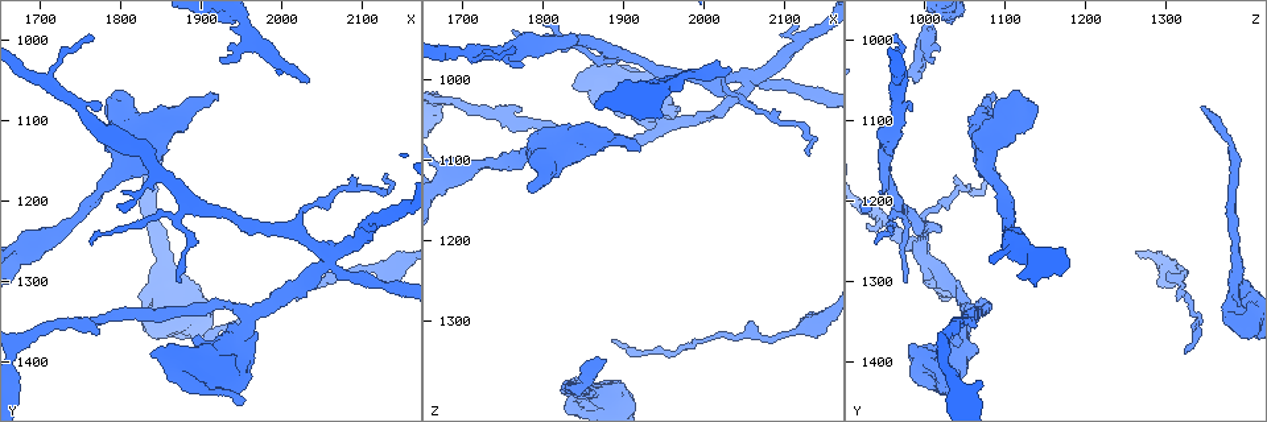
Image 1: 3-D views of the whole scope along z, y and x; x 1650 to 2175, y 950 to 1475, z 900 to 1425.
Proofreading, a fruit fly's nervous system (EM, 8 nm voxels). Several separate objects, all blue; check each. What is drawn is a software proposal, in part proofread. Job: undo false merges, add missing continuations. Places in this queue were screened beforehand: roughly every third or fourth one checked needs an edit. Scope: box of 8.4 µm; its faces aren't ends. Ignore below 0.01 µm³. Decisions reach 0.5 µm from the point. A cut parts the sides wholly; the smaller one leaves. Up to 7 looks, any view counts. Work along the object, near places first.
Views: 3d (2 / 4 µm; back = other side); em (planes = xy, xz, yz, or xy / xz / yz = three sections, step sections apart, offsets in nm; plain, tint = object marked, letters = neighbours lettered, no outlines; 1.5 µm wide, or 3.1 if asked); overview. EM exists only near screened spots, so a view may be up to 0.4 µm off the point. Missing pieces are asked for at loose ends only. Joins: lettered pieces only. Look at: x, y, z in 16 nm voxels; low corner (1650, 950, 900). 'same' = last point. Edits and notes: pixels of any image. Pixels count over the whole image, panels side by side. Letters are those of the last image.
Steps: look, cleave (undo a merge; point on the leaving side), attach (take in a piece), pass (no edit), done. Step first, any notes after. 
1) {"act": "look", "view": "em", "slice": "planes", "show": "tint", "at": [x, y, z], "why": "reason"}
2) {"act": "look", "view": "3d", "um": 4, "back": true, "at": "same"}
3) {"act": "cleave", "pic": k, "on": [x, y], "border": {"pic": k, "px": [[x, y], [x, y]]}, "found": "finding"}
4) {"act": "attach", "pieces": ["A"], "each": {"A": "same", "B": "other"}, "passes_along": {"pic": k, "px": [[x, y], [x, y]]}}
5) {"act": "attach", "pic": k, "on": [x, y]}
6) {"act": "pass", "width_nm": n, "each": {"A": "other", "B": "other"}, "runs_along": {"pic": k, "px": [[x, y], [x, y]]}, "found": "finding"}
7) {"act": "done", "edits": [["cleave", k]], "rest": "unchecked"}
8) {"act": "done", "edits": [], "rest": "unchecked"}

{"act": "look", "view": "em", "slice": "planes", "show": "letters", "at": [1920, 1070, 1085], "why": "an open end"}

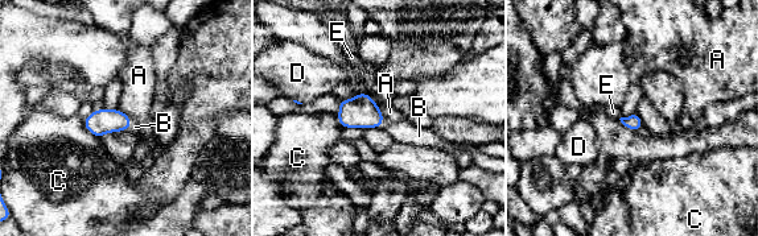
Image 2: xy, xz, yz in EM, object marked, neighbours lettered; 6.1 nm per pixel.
{"act": "attach", "pieces": ["B"], "each": {"A": "other", "B": "same", "C": "other", "D": "other", "E": "other"}, "passes_along": {"pic": 2, "px": [[101, 121], [130, 124], [135, 127]]}, "found": "it goes on there"}

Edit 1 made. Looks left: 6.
{"act": "look", "view": "overview"}

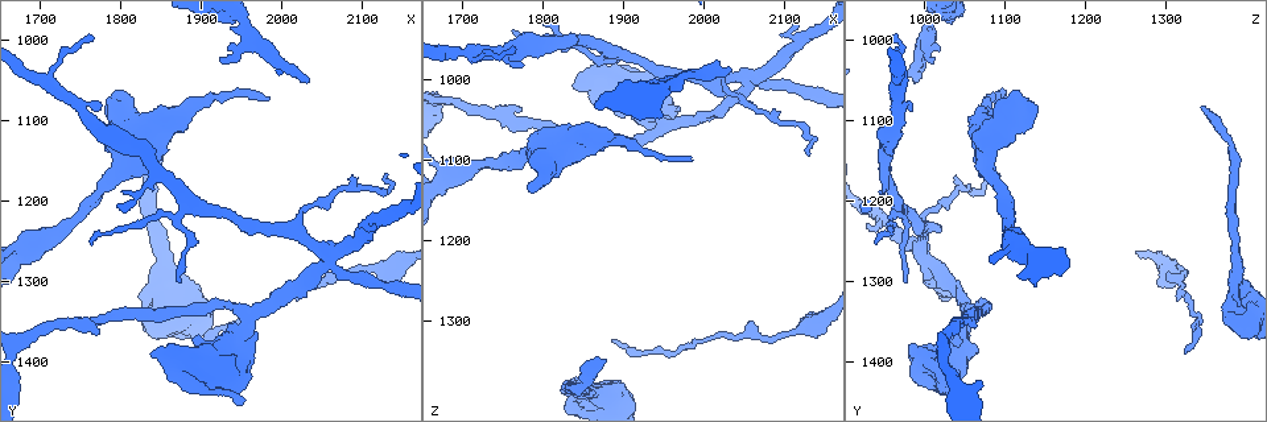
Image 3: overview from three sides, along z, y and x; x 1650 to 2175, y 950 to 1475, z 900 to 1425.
{"act": "look", "view": "em", "slice": "xy", "step": 4, "show": "tint", "at": [1875, 1080, 1345], "why": "an open end"}

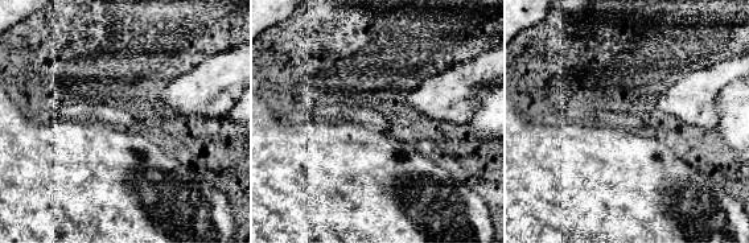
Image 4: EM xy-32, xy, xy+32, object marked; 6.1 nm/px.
{"act": "look", "view": "em", "slice": "yz", "step": 4, "show": "letters", "at": "same", "why": "another direction"}

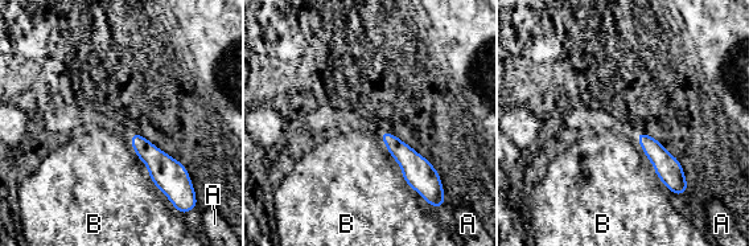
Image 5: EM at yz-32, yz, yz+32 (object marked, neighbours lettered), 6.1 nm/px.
{"act": "pass", "each": {"A": "other", "B": "other"}, "border": {"pic": 5, "px": [[402, 173], [408, 187]]}, "found": "no lettered piece goes on from it"}

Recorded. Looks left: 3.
{"act": "look", "view": "em", "slice": "xy", "step": 4, "show": "letters", "at": [2120, 1280, 1310], "why": "calibre changes"}

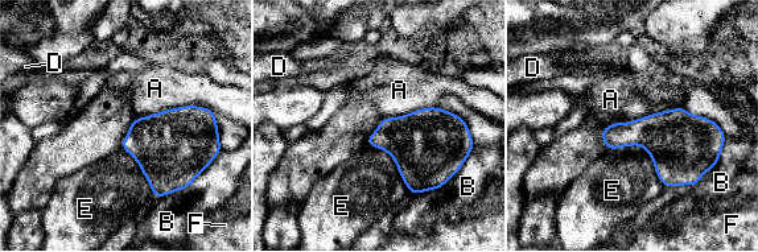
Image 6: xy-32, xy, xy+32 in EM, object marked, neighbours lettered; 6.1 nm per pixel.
{"act": "pass", "width_nm": 280, "longest_contact_nm": ["B", 500], "each": {"A": "other", "B": "other", "D": "other", "E": "other", "F": "other"}, "found": "one neuron here"}

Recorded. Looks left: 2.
{"act": "done", "edits": [["attach", 2]], "rest": "unchecked"}

